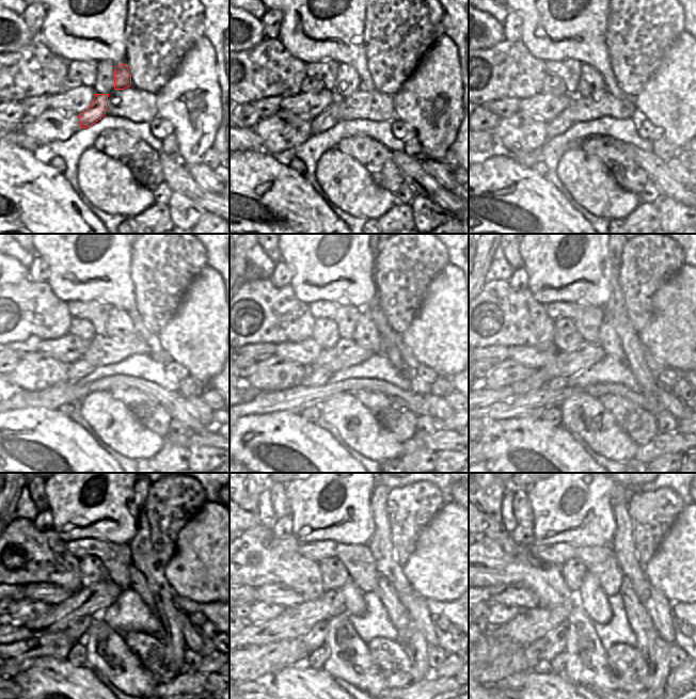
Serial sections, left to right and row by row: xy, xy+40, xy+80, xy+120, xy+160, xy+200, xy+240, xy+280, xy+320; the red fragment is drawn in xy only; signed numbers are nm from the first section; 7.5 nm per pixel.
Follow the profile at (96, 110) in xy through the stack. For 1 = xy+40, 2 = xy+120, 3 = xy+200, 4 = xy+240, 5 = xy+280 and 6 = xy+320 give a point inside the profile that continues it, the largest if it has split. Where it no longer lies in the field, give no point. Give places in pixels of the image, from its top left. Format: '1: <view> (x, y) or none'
1: xy+40 (328, 117)
2: xy+120 (79, 369)
3: xy+200 (559, 383)
4: xy+240 (77, 630)
5: xy+280 (317, 635)
6: xy+320 (557, 637)

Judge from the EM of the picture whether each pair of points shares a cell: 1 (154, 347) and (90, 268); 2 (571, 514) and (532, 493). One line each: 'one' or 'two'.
1: one
2: one

